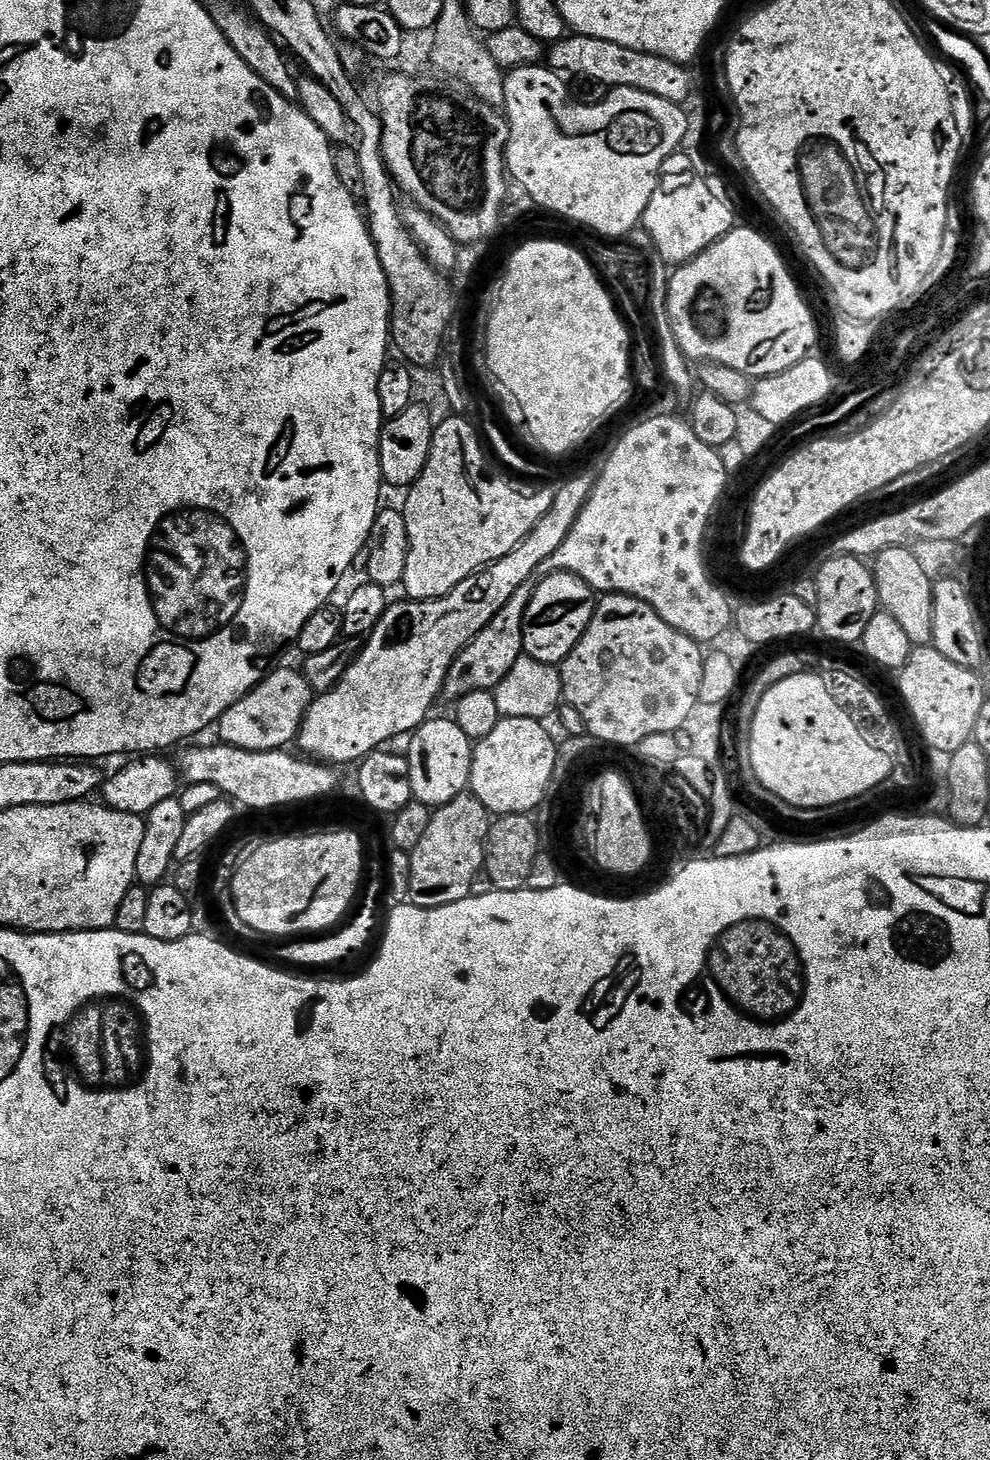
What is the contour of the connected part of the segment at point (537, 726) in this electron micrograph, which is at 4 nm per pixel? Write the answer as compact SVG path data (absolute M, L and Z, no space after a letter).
M506 716L473 747L470 792L493 817L532 814L542 802L558 759L556 744L544 727L538 720Z

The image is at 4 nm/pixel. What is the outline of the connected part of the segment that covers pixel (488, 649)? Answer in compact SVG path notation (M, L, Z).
M531 583L523 584L514 598L510 598L510 602L506 602L506 606L494 614L490 623L456 655L444 679L442 696L445 701L455 702L474 690L495 690L498 682L510 674L510 666L518 662L524 650L524 611L532 597L532 590Z

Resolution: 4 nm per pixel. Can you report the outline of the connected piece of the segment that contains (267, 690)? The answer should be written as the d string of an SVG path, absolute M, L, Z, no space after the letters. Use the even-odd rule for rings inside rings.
M278 668L269 671L257 688L250 689L241 700L234 702L234 706L230 706L230 710L226 710L220 715L218 721L219 739L223 743L251 752L274 752L287 749L288 743L291 740L293 743L299 737L304 715L307 714L308 708L313 702L314 693L312 687L306 682L303 671L296 669L295 672L292 668Z

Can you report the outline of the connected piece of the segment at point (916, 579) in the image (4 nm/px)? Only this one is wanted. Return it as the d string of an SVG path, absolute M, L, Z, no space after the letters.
M911 547L884 548L874 557L872 576L876 580L882 611L900 623L913 646L928 646L931 645L934 630L934 580L928 577L923 562L914 553Z

